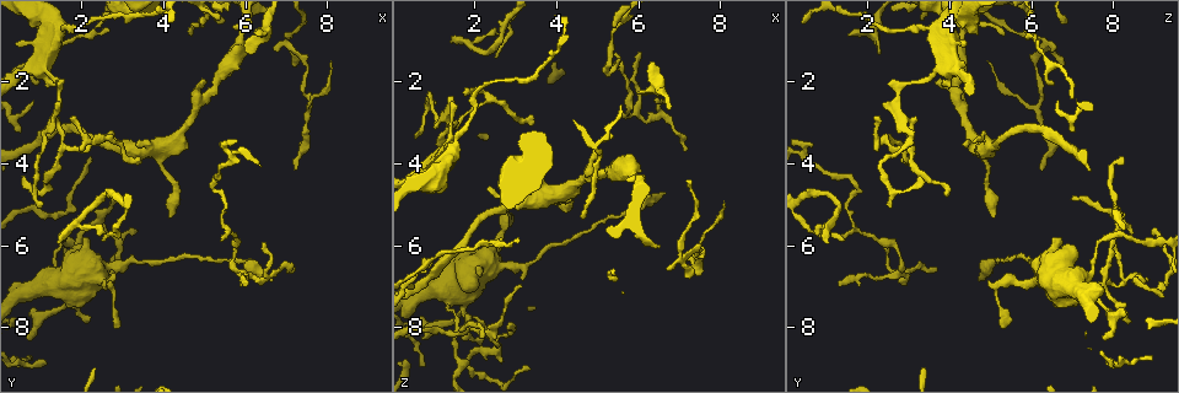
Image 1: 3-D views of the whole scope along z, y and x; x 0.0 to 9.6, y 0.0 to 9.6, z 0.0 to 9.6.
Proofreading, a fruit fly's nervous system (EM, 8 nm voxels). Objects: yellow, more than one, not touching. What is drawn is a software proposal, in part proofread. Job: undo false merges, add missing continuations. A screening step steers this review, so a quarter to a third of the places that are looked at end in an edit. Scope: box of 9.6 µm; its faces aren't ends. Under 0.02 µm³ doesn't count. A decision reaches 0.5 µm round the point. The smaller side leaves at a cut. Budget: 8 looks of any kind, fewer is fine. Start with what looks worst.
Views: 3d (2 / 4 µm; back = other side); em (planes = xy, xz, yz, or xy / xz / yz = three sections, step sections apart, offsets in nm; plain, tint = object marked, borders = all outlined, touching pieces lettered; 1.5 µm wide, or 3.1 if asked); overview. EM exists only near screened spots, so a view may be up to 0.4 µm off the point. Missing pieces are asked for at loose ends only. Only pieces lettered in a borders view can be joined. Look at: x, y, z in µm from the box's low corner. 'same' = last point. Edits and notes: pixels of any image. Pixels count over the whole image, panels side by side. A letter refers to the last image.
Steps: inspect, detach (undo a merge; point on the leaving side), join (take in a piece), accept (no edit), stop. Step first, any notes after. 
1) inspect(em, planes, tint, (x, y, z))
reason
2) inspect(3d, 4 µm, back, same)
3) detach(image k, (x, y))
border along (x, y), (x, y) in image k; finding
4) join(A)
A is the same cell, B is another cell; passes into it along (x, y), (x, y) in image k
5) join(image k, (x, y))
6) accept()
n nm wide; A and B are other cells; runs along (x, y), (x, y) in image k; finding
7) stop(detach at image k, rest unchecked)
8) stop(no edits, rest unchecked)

inspect(3d, 2 µm, (1.10, 0.80, 4.65))
stops while still wide

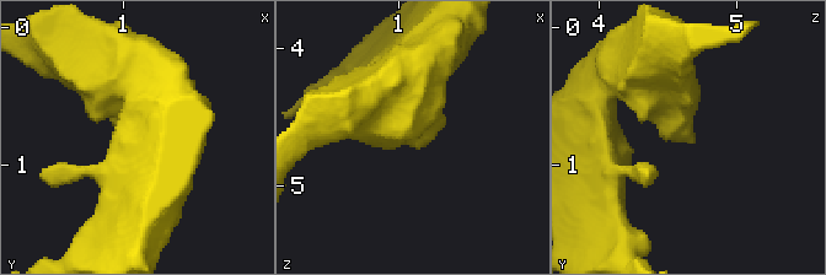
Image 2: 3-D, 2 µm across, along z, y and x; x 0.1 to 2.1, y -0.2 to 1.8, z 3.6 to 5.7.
inspect(em, planes, borders, (1.12, 0.84, 4.68))
now the EM

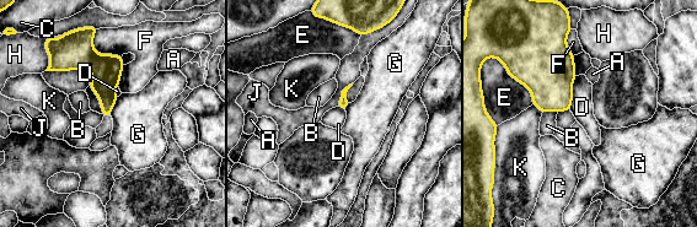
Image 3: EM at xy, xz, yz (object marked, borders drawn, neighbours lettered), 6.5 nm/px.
accept()
E touches over 320 nm; A, B, C, D, E, F, G, H, J and K are other cells; border along (352, 82), (342, 91), (337, 106) in image 3; none of them fits

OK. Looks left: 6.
inspect(em, planes, borders, (6.35, 0.90, 1.55))
free end

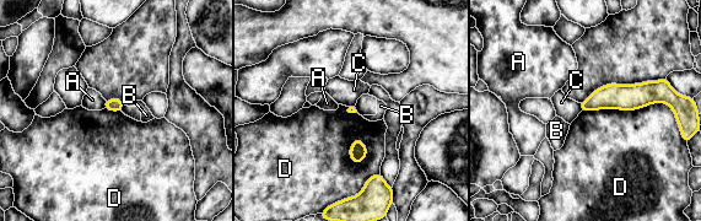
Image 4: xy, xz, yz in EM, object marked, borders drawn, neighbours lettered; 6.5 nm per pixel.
accept()
A, B, C and D are other cells; none of them fits

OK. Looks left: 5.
inspect(em, planes, plain, (3.50, 3.80, 2.85))
branch stops here

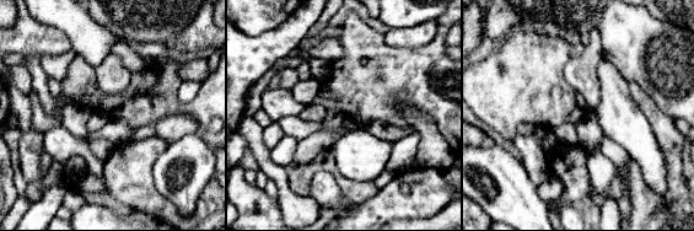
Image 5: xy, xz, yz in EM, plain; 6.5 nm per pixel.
inspect(em, planes, borders, same)
what lies round it

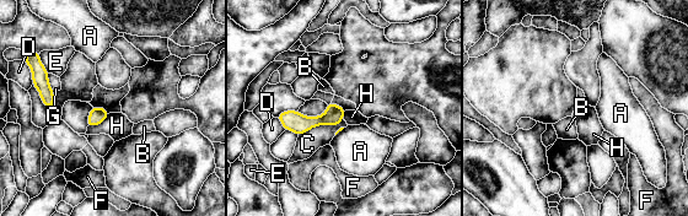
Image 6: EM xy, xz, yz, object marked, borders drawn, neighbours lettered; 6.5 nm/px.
accept()
A, B, C, D, E, F, G and H are other cells; runs along (340, 111), (318, 120), (281, 117) in image 6; none of them fits

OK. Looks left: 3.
stop(no edits, rest unchecked)

